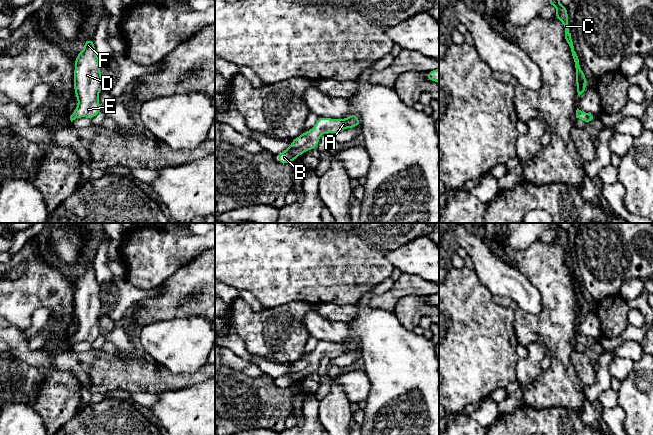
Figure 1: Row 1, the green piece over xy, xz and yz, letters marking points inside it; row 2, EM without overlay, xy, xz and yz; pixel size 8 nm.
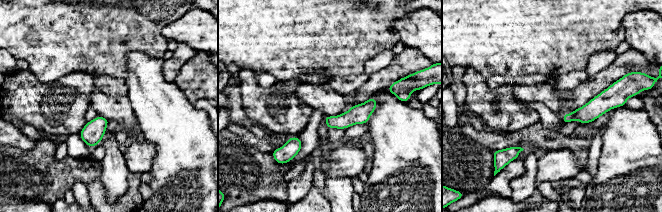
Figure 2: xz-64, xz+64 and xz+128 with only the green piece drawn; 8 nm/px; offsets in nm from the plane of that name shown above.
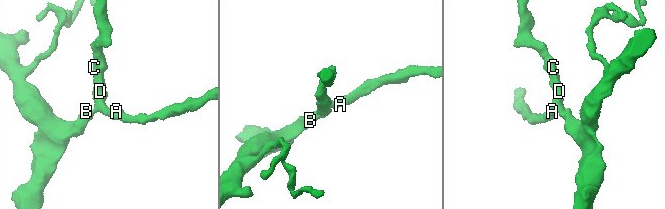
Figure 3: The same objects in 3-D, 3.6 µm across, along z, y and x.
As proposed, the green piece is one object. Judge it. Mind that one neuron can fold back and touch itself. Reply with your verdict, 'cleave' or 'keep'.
keep

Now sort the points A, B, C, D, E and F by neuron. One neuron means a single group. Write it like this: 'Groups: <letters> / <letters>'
Groups: A B C D E F

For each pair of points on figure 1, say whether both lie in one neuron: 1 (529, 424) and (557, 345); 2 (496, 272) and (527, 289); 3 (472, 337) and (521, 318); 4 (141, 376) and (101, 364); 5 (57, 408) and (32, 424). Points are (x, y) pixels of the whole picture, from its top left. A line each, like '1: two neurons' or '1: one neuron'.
1: two neurons
2: one neuron
3: two neurons
4: one neuron
5: two neurons

